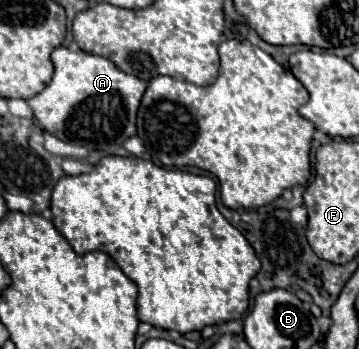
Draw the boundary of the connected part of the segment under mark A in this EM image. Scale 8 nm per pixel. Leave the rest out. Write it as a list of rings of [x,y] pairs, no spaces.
[[[59,46],[53,50],[51,60],[55,66],[51,84],[27,100],[45,132],[107,154],[113,154],[127,138],[135,136],[135,116],[147,82],[125,74],[113,60],[83,50]]]

